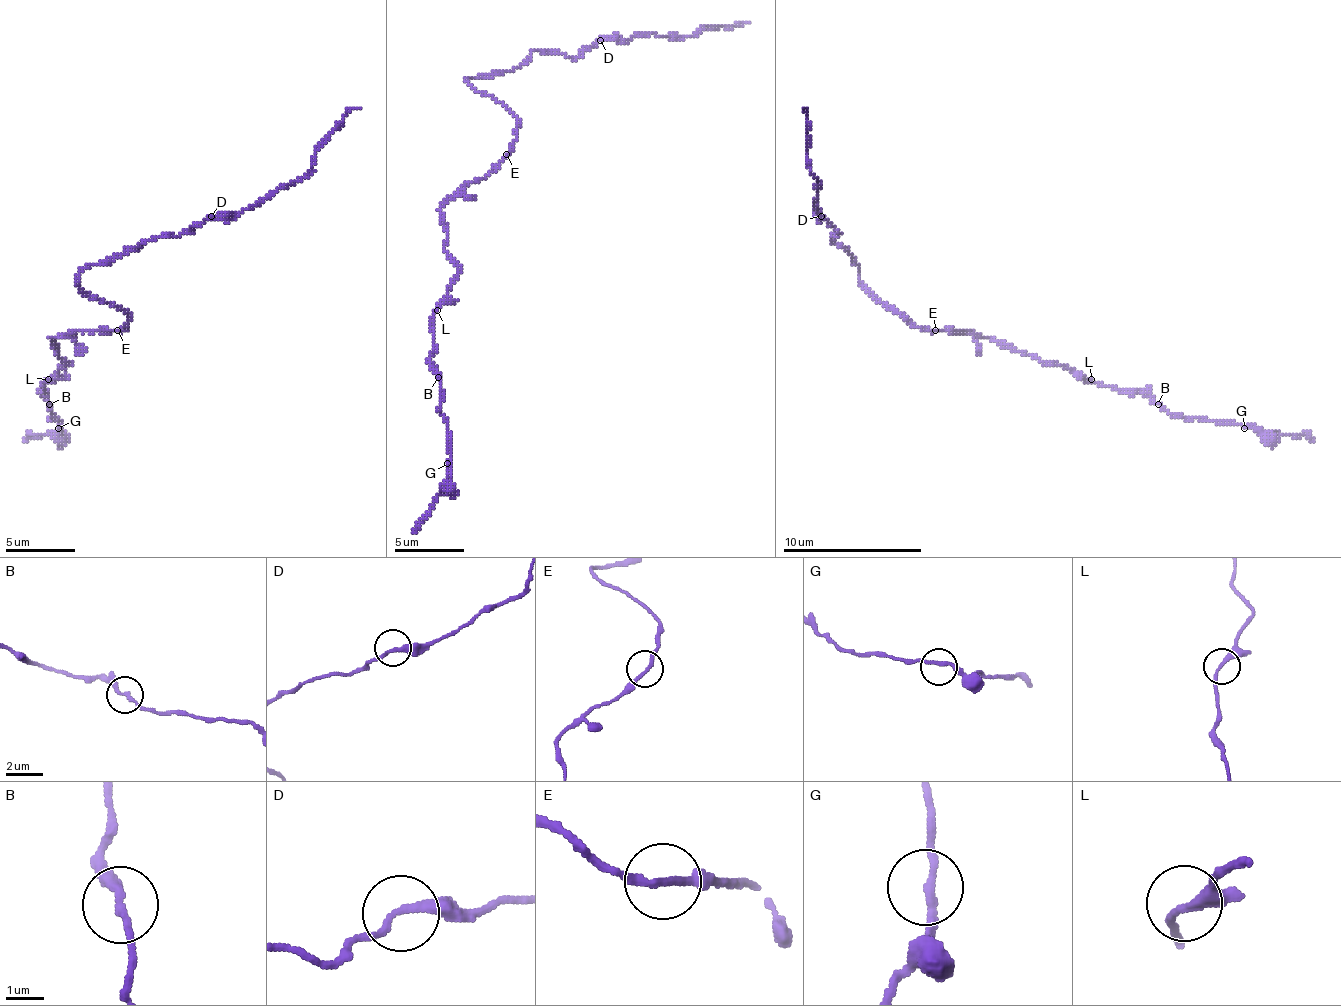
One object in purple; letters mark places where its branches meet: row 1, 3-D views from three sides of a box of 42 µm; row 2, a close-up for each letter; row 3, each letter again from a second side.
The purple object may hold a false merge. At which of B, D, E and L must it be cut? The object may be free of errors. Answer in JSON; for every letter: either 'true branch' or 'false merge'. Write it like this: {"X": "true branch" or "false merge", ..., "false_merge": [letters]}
{"B": "true branch", "D": "true branch", "E": "true branch", "L": "true branch", "false_merge": []}

